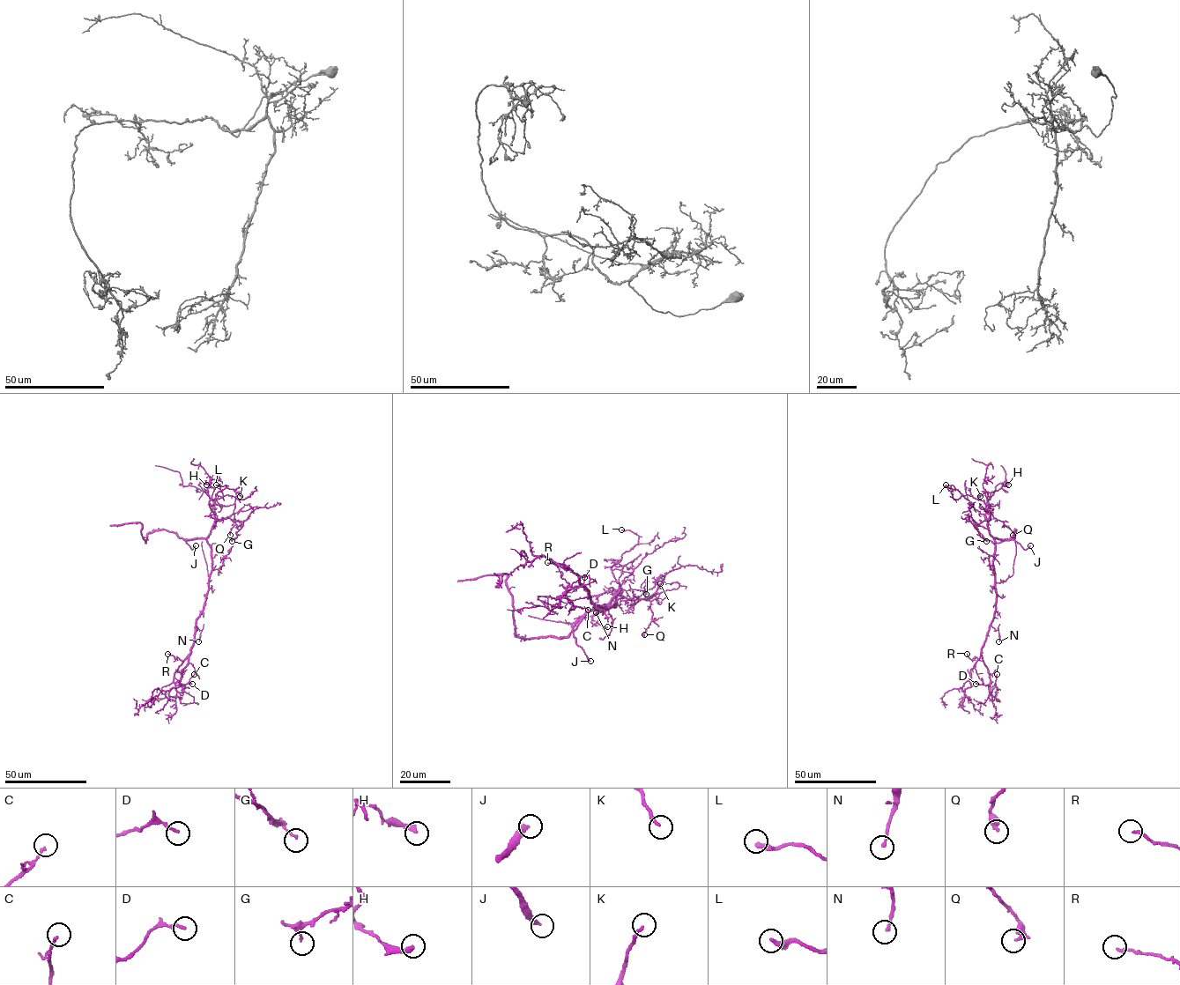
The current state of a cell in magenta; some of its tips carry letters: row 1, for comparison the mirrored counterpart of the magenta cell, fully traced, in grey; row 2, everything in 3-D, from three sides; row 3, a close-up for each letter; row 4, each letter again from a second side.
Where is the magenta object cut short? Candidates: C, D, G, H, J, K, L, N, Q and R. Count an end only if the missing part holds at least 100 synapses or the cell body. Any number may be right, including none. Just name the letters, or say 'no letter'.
J

